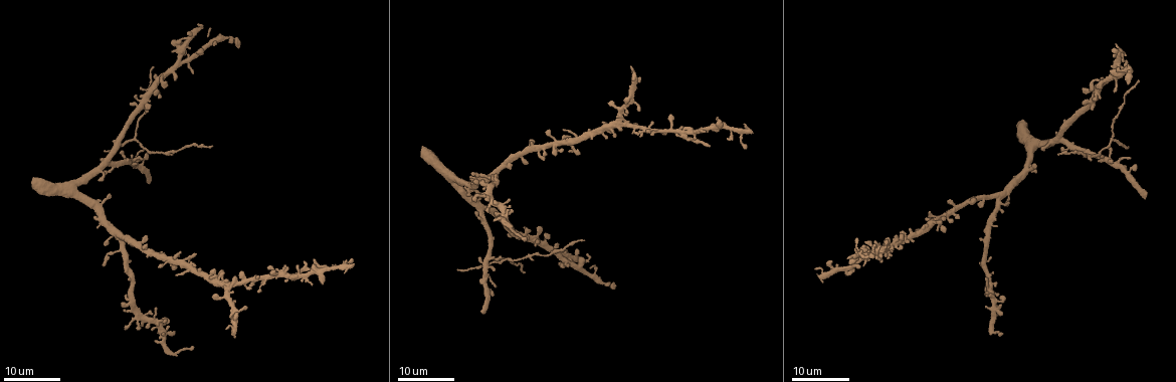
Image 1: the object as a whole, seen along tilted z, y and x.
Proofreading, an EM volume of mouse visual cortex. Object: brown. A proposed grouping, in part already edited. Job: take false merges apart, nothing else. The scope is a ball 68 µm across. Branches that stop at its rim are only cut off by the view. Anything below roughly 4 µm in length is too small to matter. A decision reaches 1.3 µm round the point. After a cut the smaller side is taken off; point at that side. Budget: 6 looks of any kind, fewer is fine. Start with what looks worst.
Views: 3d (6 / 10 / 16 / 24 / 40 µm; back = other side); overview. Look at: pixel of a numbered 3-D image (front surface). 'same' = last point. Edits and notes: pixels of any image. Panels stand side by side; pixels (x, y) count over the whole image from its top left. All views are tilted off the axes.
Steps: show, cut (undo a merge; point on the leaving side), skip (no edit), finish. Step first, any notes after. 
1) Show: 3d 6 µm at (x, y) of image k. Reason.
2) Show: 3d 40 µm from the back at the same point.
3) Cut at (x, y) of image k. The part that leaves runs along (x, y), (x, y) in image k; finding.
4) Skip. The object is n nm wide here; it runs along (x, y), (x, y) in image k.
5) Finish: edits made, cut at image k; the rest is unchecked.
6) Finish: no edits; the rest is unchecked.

Show: 3d 24 µm at (1109, 140) of image 1. Thin arm on a thick one.

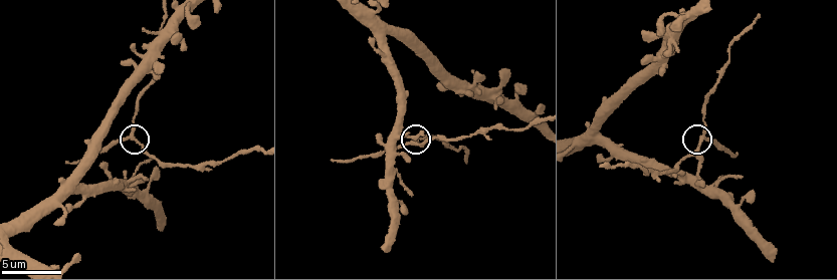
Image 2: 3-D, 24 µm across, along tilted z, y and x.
Show: 3d 10 µm at (703, 136) of image 2.

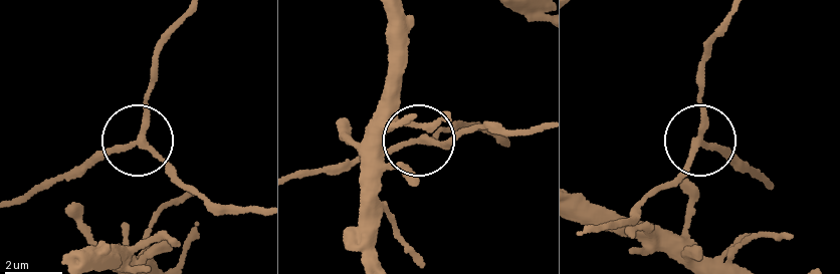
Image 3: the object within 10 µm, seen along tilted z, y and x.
Skip. The object is 190 nm wide here; one neuron here.

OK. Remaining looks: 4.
Show: 3d 10 µm at (474, 134) of image 2.

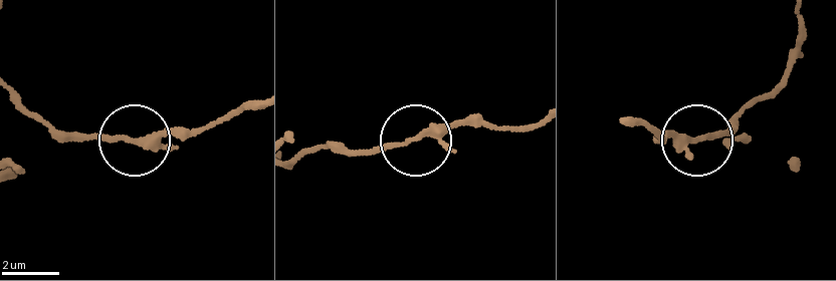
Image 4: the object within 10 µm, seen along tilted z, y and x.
Skip. The object is 200 nm wide here; continuous, no second neuron.

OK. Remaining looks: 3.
Show: 3d 16 µm at (233, 284) of image 1.

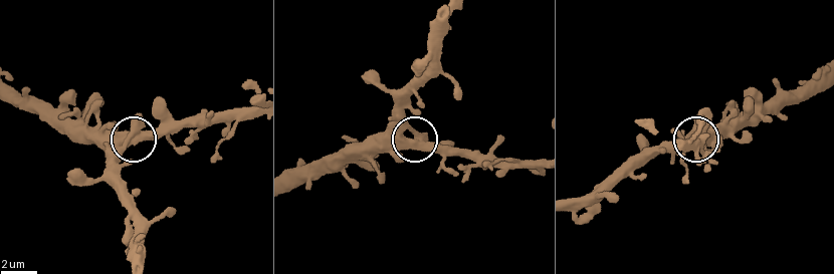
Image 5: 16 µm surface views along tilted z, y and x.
Show: 3d 10 µm at (414, 131) of image 5.

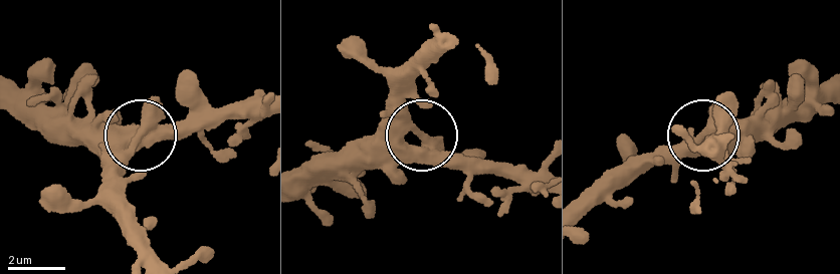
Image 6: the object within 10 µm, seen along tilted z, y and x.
Skip. It runs along (826, 93), (739, 129), (698, 136), (634, 179) in image 6; one neuron here.

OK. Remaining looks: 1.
Finish: no edits; the rest is unchecked.

